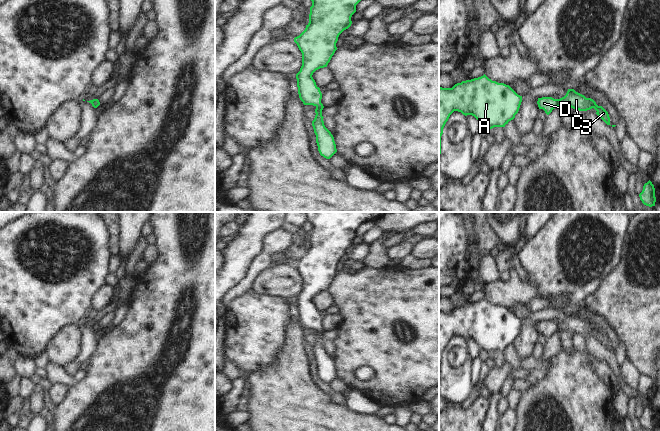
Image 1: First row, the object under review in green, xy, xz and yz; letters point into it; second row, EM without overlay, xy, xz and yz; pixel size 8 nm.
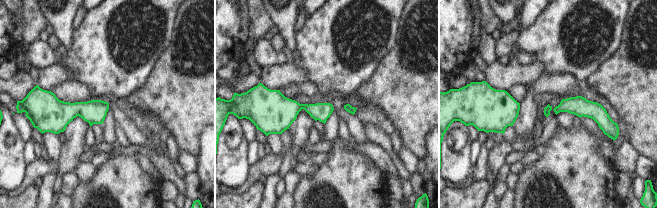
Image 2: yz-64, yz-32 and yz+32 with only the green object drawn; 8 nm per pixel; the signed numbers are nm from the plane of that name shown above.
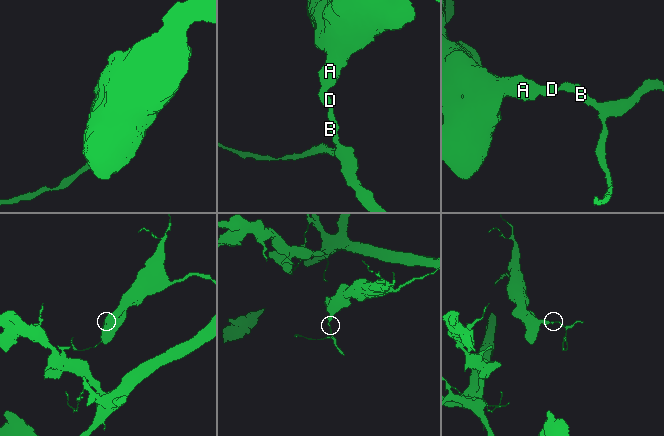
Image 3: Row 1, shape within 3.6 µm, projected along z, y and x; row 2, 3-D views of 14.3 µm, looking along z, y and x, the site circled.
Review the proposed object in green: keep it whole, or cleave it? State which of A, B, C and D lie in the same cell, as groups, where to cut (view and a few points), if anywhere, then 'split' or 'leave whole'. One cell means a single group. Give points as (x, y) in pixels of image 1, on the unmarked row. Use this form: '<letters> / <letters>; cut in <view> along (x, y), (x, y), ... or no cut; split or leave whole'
A B C D; no cut; leave whole

